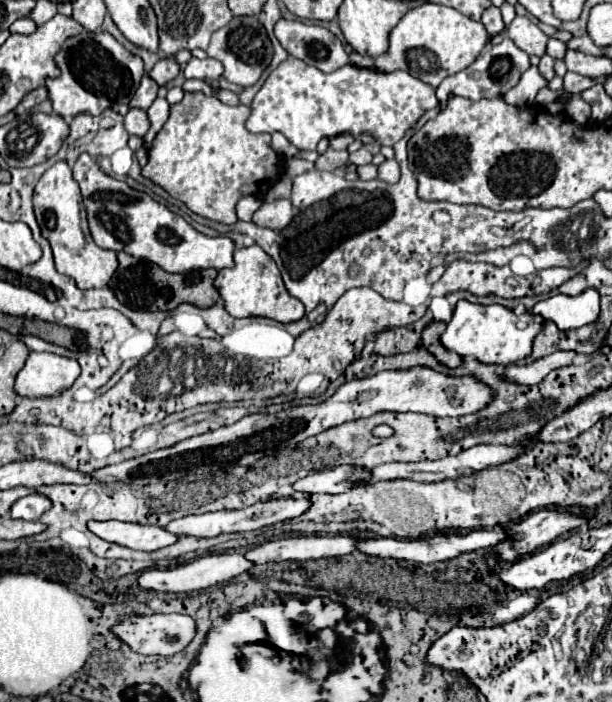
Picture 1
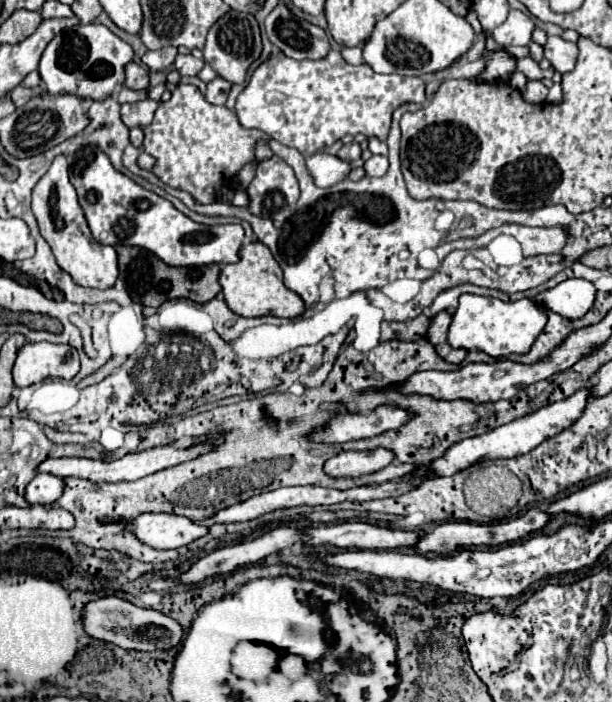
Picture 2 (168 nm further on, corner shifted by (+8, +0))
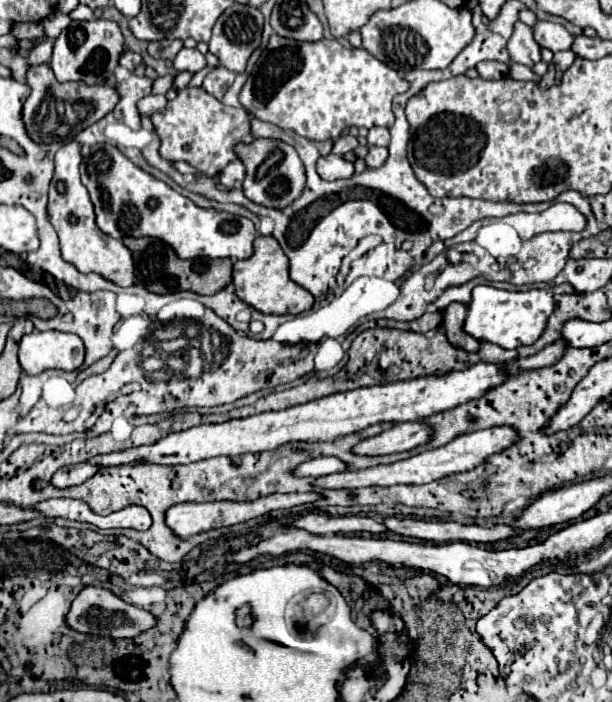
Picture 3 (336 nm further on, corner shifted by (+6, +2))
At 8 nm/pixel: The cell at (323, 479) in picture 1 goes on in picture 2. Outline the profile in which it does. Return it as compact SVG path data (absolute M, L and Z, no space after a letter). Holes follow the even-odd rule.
M389 449L341 451L325 463L325 473L333 477L359 477L387 467L393 459Z

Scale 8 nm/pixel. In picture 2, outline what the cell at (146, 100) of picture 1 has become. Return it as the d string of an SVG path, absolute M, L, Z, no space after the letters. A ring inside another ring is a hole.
M129 63L125 65L125 85L129 89L149 89L149 75L147 69L141 67L139 63Z

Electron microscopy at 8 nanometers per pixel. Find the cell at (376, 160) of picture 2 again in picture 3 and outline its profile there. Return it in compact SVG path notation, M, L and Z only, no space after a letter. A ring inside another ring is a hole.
M369 147L365 163L367 163L367 167L377 169L377 167L381 167L385 163L385 159L387 159L387 149L385 147Z

